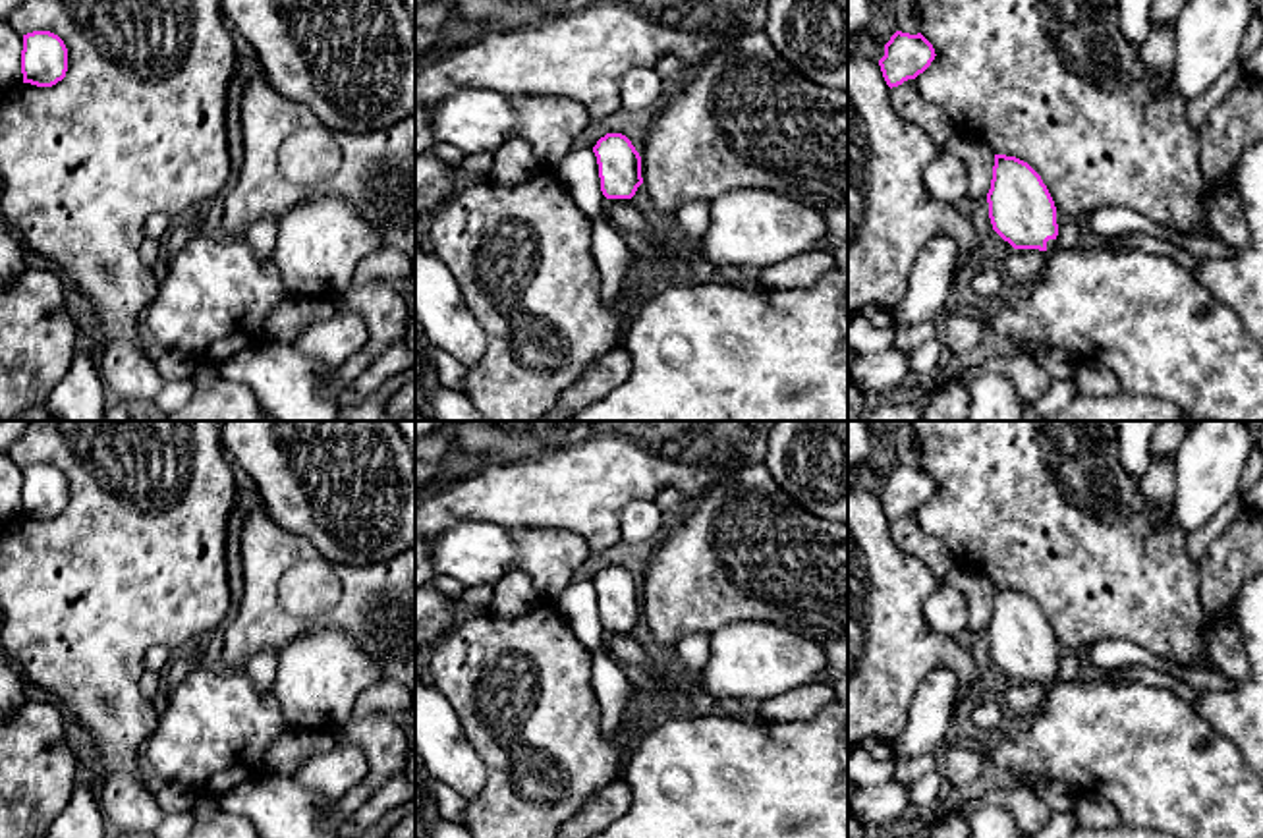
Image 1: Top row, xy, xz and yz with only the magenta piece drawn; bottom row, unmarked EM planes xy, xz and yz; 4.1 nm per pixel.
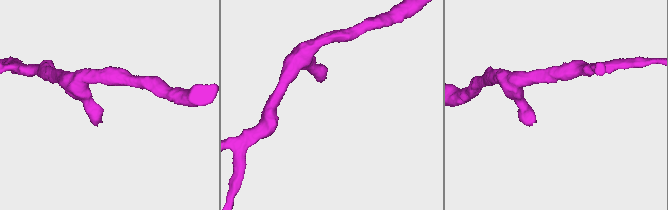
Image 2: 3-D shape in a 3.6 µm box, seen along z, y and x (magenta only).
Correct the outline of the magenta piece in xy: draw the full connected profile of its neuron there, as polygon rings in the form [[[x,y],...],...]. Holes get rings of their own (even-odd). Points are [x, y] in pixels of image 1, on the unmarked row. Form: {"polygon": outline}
{"polygon": [[[33,463],[23,467],[23,516],[52,519],[66,510],[66,504],[68,481],[58,467],[50,463]]]}

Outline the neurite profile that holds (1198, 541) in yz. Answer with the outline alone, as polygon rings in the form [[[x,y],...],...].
[[[1234,496],[1203,527],[1188,535],[1186,548],[1195,562],[1205,556],[1209,545],[1226,531],[1242,508],[1244,500]]]

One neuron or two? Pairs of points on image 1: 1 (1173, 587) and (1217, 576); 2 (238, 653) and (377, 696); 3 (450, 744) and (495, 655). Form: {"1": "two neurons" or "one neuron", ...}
{"1": "two neurons", "2": "two neurons", "3": "two neurons"}

